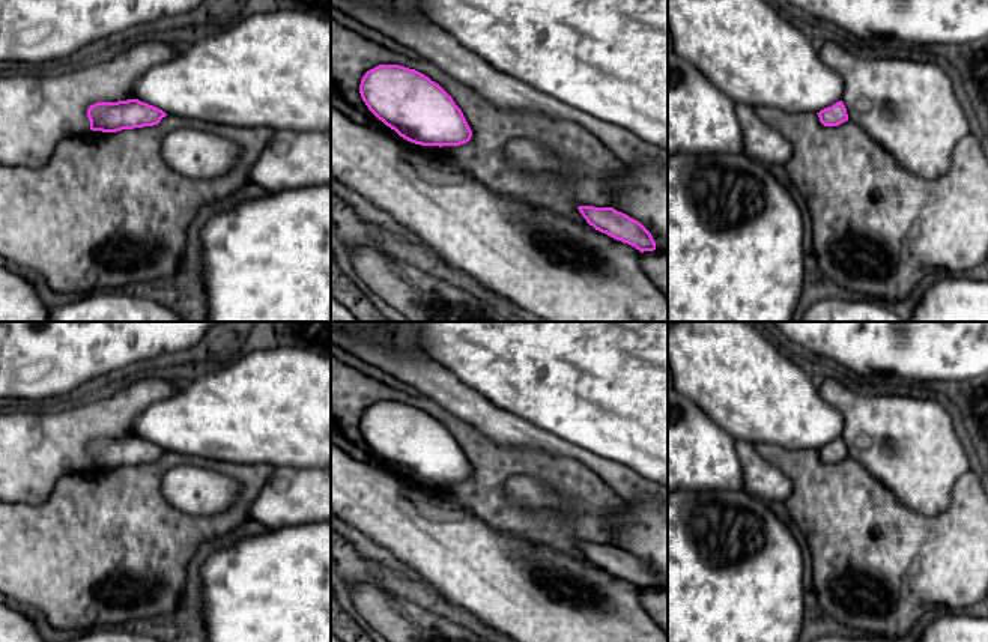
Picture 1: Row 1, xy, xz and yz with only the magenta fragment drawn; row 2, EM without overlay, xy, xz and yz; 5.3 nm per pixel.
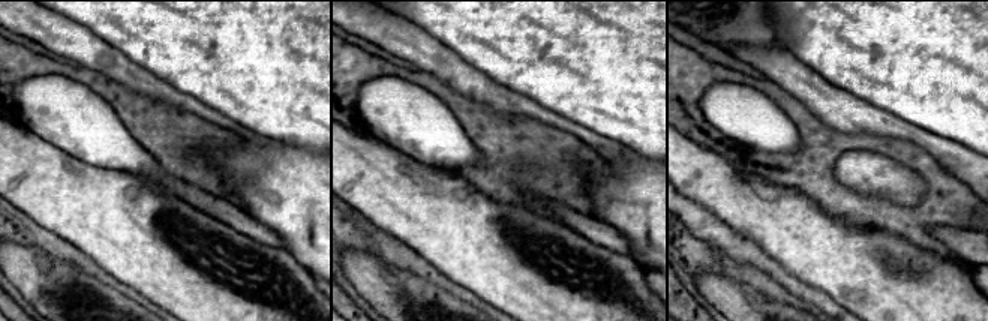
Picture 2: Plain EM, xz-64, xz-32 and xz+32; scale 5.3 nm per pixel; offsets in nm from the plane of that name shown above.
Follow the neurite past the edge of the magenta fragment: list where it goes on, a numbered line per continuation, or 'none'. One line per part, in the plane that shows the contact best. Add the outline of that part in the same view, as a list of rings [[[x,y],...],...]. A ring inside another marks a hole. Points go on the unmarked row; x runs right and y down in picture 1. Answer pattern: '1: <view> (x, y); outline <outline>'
none

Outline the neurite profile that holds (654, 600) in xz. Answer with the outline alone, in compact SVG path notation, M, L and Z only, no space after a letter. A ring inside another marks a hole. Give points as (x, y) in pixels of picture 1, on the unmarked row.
M644 588L641 601L648 615L668 633L668 591Z

